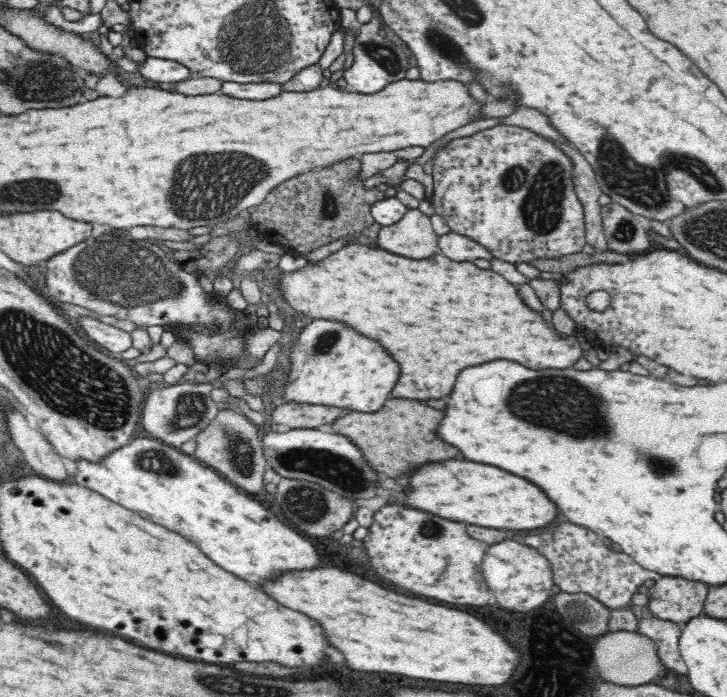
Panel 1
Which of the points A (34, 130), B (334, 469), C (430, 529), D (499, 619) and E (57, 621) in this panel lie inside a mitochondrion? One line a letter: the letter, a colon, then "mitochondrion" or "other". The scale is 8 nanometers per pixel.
A: other
B: mitochondrion
C: mitochondrion
D: other
E: other

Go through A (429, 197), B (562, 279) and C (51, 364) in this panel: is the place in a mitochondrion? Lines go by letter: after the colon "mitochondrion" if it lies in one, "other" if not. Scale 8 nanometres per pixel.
A: other
B: other
C: mitochondrion

